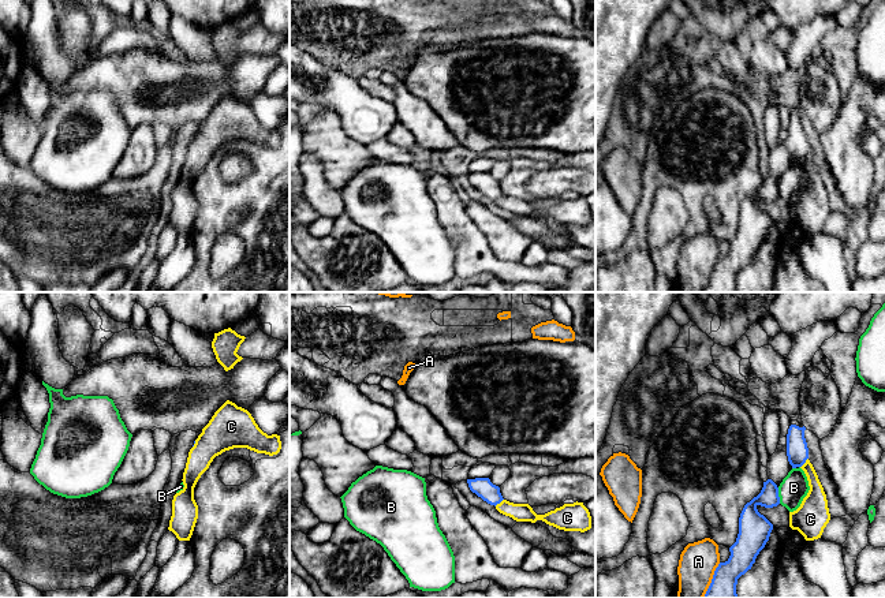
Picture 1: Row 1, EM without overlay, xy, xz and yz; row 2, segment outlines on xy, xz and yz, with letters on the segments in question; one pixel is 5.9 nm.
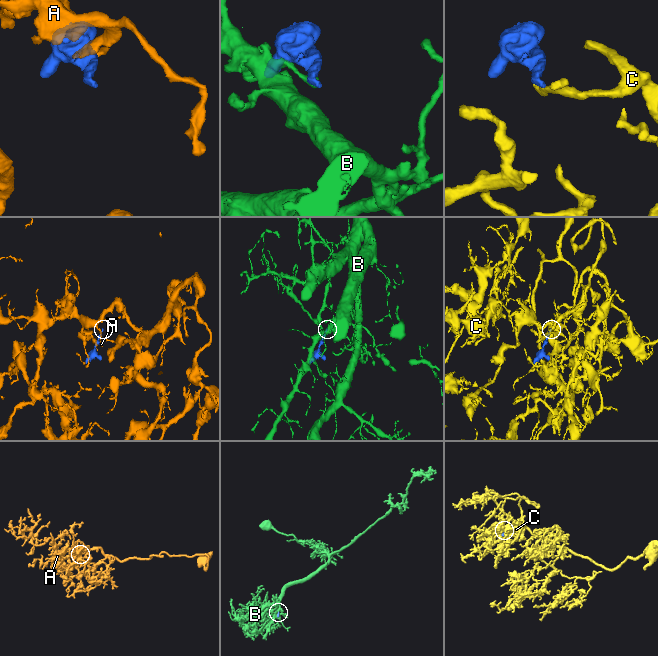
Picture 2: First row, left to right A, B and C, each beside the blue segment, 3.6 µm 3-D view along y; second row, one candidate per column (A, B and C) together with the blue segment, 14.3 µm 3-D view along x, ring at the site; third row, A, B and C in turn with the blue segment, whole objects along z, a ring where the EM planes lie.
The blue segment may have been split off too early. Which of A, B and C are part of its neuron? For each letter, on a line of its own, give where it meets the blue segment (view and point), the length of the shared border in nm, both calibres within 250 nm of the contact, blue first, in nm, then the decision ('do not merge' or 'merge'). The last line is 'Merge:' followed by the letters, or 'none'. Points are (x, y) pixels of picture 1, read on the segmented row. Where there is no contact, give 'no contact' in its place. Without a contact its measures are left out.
A: yz (712, 580) | 240 nm | 180/220 nm | do not merge
B: yz (777, 496) | 100 nm | 190/160 nm | do not merge
C: yz (805, 462) | 80 nm | 130/140 nm | do not merge
Merge: none

